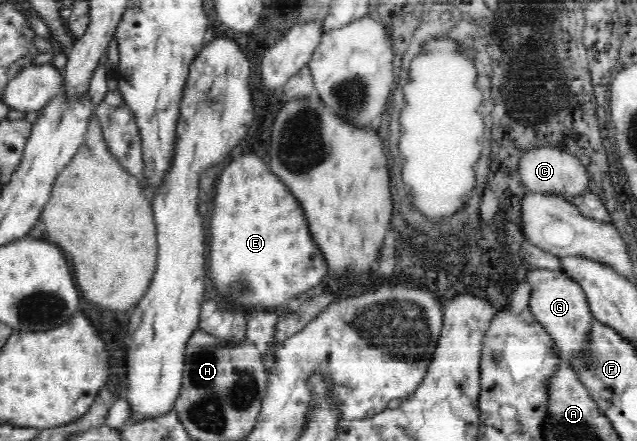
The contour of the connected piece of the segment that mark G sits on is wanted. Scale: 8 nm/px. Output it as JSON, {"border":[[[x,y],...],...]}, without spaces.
{"border":[[[545,268],[524,270],[521,277],[532,283],[529,312],[556,343],[557,348],[560,349],[561,360],[569,363],[569,360],[575,359],[579,350],[587,343],[589,324],[593,318],[584,289],[561,270],[546,270]]]}

